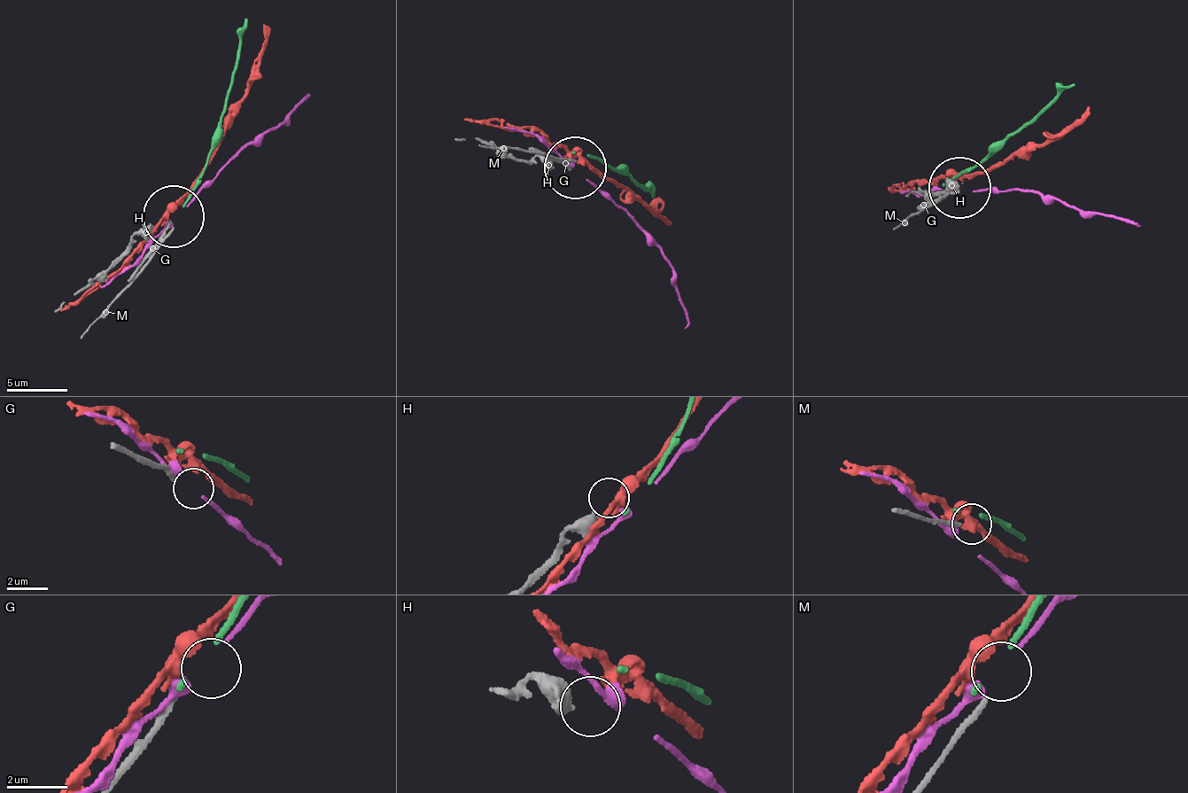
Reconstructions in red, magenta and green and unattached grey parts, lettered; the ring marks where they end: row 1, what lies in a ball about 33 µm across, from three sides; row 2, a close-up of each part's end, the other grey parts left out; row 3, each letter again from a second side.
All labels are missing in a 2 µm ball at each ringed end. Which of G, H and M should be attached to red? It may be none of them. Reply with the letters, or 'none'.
none

